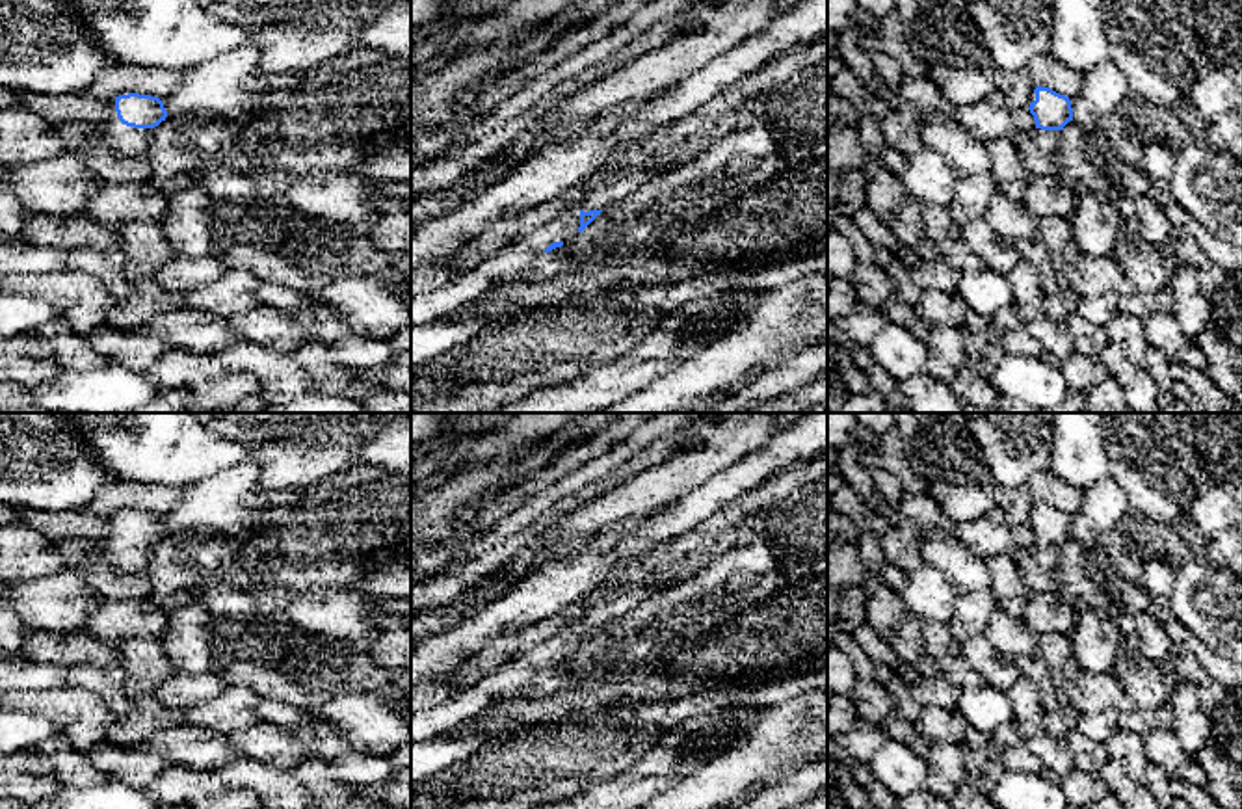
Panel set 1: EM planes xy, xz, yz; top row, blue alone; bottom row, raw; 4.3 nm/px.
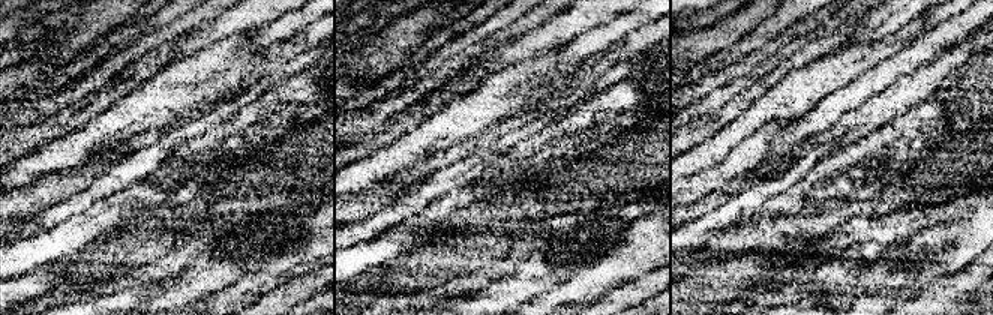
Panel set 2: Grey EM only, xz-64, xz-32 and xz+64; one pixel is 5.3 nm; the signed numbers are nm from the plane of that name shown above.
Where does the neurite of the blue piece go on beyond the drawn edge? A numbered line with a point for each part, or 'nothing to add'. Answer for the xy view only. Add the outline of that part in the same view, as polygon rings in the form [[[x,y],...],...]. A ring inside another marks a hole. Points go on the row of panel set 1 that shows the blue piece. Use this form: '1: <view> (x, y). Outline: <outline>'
1: xy (118, 138). Outline: [[[115,99],[108,100],[110,112],[97,138],[110,153],[134,158],[145,154],[154,128],[134,128],[119,121]]]

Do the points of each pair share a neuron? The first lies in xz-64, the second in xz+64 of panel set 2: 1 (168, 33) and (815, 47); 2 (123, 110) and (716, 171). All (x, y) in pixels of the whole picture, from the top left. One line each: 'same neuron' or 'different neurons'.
1: same neuron
2: same neuron

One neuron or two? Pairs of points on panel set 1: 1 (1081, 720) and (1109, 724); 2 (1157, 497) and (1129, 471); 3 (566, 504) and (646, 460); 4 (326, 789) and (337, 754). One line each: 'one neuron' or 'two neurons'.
1: one neuron
2: one neuron
3: one neuron
4: two neurons

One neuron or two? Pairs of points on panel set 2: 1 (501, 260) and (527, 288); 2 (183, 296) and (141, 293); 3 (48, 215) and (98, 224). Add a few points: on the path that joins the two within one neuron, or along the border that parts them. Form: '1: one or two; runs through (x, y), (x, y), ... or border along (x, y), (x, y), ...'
1: two; border along (512, 272), (491, 282)
2: two; border along (158, 287), (152, 294)
3: two; border along (99, 200), (87, 210), (41, 233)

